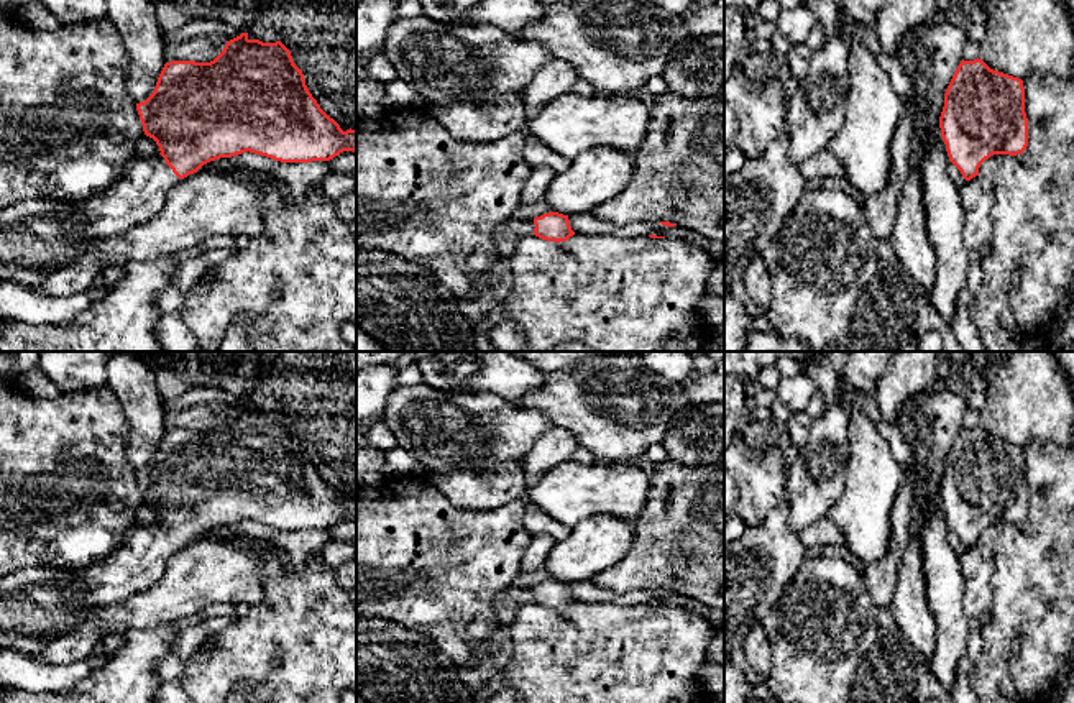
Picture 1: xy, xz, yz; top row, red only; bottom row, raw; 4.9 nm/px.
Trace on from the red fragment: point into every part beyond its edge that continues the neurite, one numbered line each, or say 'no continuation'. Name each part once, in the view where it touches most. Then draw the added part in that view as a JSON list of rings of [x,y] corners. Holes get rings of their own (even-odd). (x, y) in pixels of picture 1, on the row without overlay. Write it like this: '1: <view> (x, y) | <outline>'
1: xy (38, 603) | [[[135,524],[122,545],[94,565],[79,570],[28,567],[0,578],[0,649],[39,652],[49,639],[72,631],[92,611],[151,588],[179,549],[163,524]]]

